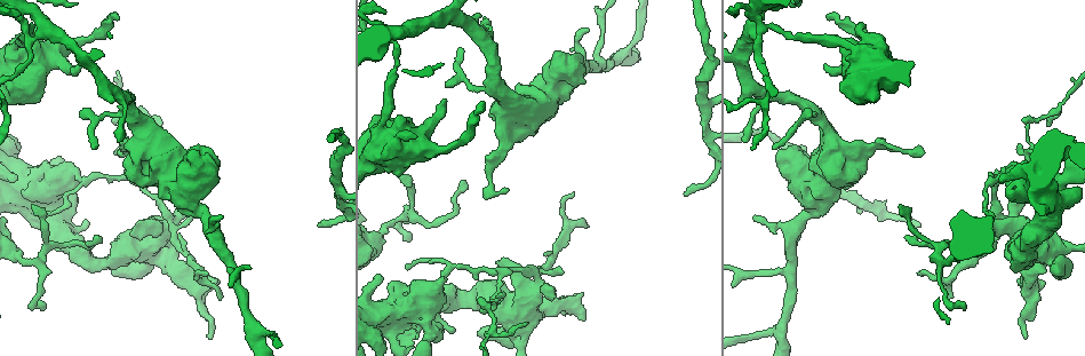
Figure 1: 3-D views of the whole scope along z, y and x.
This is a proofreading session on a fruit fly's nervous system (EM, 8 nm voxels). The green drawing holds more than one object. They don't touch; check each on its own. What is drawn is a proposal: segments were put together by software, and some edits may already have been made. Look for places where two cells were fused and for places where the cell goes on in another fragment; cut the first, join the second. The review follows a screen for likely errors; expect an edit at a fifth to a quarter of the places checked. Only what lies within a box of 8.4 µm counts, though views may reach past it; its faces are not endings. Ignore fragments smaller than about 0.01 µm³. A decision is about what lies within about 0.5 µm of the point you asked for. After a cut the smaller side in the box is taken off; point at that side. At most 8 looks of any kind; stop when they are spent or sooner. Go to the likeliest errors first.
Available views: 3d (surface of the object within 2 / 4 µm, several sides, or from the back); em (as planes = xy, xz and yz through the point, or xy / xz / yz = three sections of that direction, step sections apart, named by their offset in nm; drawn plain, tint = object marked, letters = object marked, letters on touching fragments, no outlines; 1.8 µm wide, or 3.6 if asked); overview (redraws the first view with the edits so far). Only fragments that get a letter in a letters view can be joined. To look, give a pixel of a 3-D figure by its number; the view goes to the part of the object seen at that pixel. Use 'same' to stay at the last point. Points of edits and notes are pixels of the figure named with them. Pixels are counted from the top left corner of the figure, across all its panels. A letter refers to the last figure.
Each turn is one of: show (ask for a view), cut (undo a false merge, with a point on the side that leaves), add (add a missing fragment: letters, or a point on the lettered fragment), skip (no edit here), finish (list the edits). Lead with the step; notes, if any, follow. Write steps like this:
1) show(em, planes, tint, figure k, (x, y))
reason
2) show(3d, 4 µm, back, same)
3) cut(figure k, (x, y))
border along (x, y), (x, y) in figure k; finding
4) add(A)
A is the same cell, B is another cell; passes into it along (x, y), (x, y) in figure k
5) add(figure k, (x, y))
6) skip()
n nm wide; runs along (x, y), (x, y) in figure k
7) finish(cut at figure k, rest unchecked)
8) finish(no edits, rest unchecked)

show(em, xy, step 8, plain, figure 1, (29, 39))
three arms meet

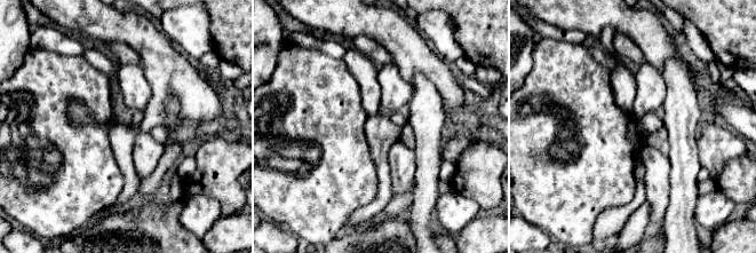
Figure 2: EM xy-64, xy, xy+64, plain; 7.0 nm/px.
show(em, xy, step 8, letters, same)

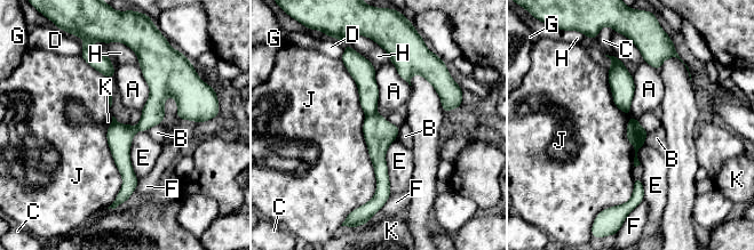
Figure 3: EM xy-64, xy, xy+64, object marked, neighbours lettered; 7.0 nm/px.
cut(figure 3, (367, 89))
140 nm wide; A, B, C, D, E, F, G, H, J and K are other cells; border along (375, 112), (366, 115) in figure 3; a second cell is stuck on

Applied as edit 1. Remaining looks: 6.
show(em, 3.6 µm, planes, letters, figure 1, (143, 254))
abrupt turn

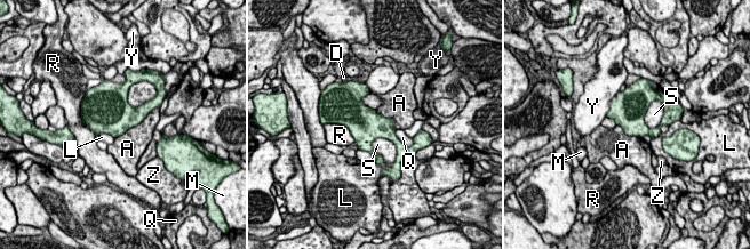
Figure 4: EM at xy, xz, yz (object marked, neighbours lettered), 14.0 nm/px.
skip()
A, D, L, M, Q, R, S, Y and Z are other cells; border along (154, 107), (137, 125), (114, 138) in figure 4; all the same cell

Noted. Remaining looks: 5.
show(3d, 4 µm, figure 1, (780, 154))
thick end

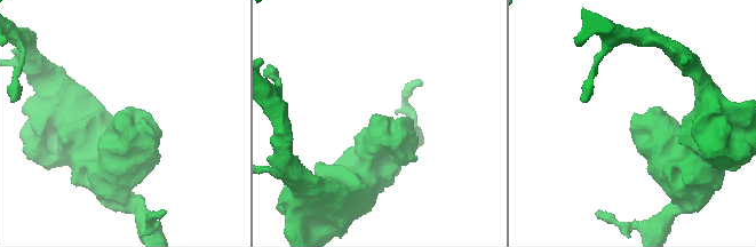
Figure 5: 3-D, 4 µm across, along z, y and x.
show(em, planes, letters, figure 5, (373, 117))
now the EM

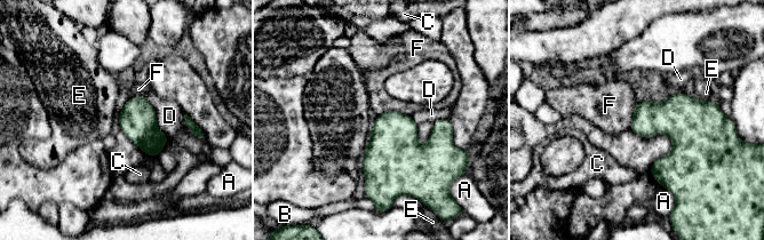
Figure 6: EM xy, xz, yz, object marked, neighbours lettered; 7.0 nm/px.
skip()
D touches over 320 nm; A, B, C, D, E and F are other cells; no lettered fragment goes on from it

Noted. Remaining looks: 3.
show(em, 3.6 µm, xz, step 8, letters, figure 1, (1003, 172))

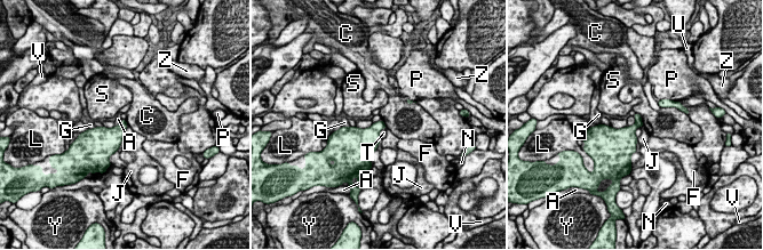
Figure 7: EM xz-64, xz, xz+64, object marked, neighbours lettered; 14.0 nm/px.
cut(figure 7, (637, 118))
Z touches over 240 nm; A, C, F, G, J, L, N, P, S, T, U, V, Y and Z are other cells; two cells meet here

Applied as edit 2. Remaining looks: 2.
finish(cut at figure 3, cut at figure 7, rest unchecked)

